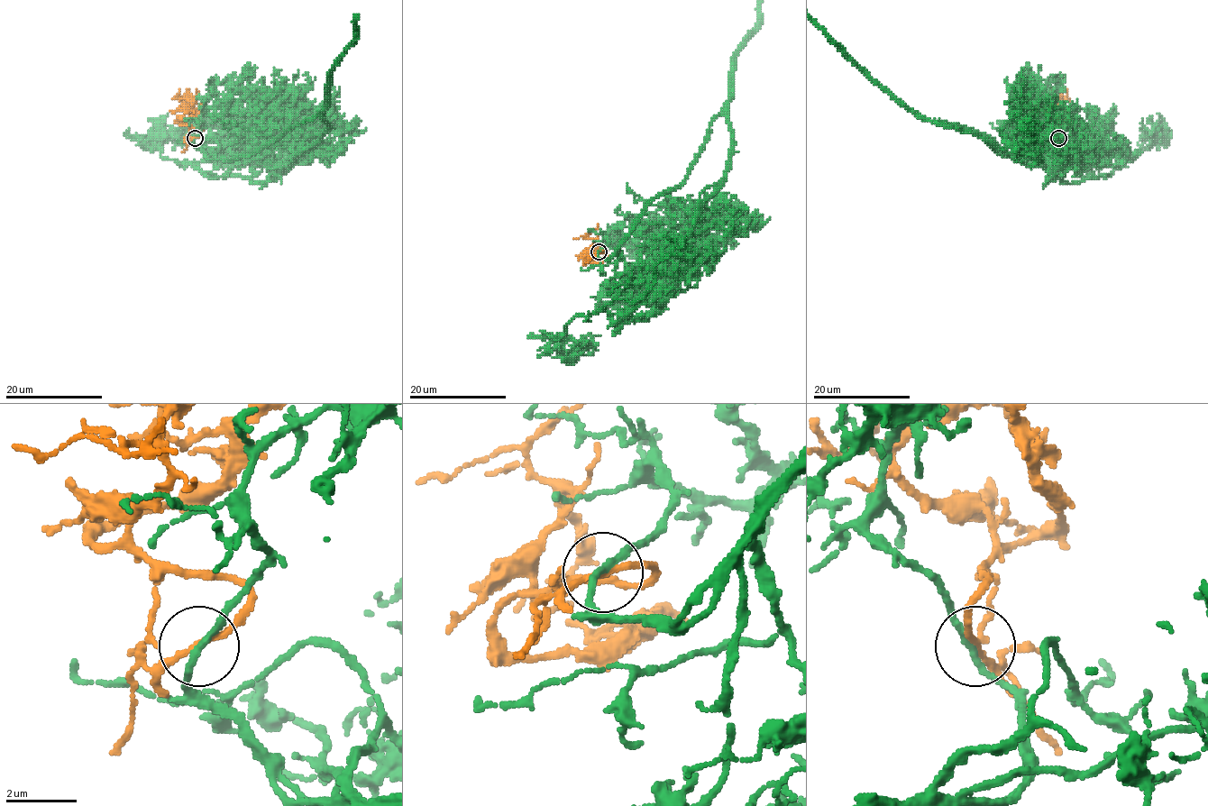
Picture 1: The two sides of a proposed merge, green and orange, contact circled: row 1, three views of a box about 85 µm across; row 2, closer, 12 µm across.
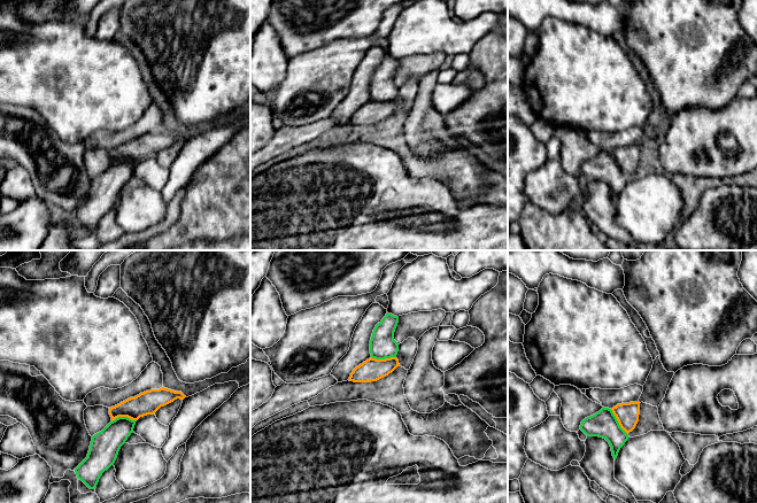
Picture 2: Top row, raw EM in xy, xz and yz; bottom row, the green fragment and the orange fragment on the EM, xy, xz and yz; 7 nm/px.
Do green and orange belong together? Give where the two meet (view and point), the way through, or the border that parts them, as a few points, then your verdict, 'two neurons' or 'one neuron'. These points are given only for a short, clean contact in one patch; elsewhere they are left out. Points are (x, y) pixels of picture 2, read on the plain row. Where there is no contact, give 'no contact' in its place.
contact xy (123, 160); one neuron

